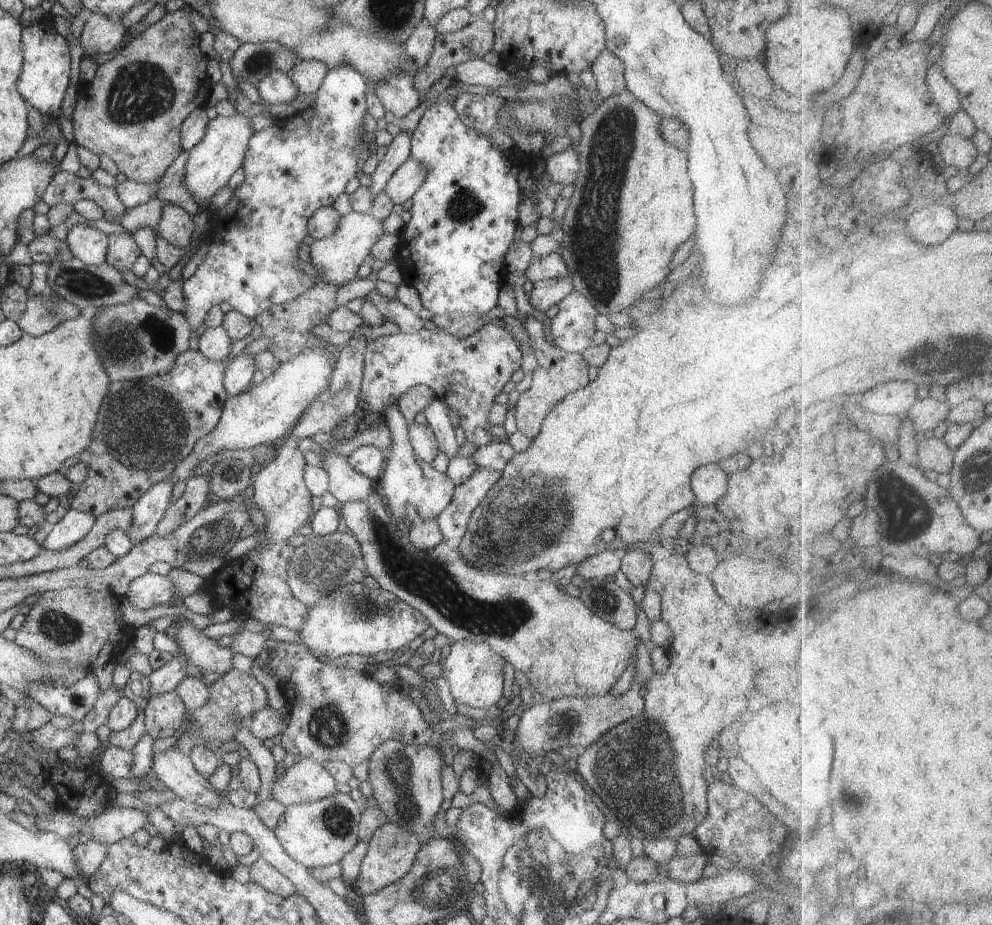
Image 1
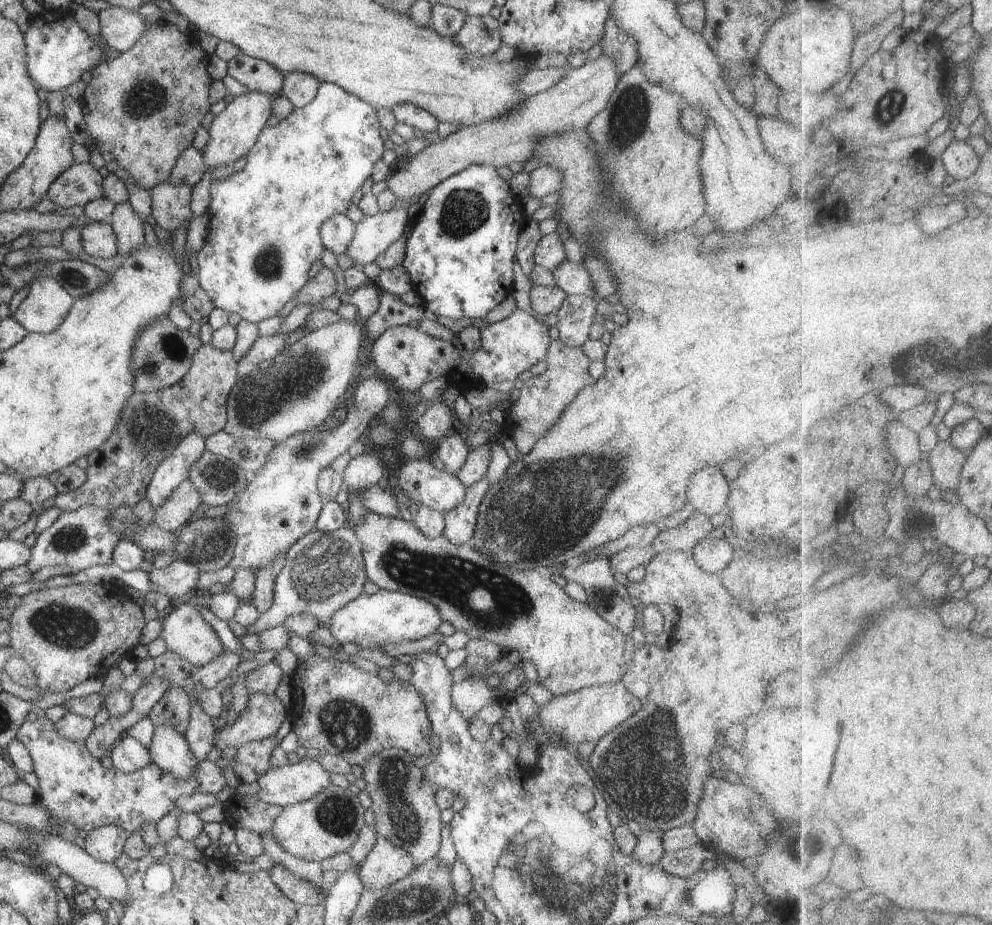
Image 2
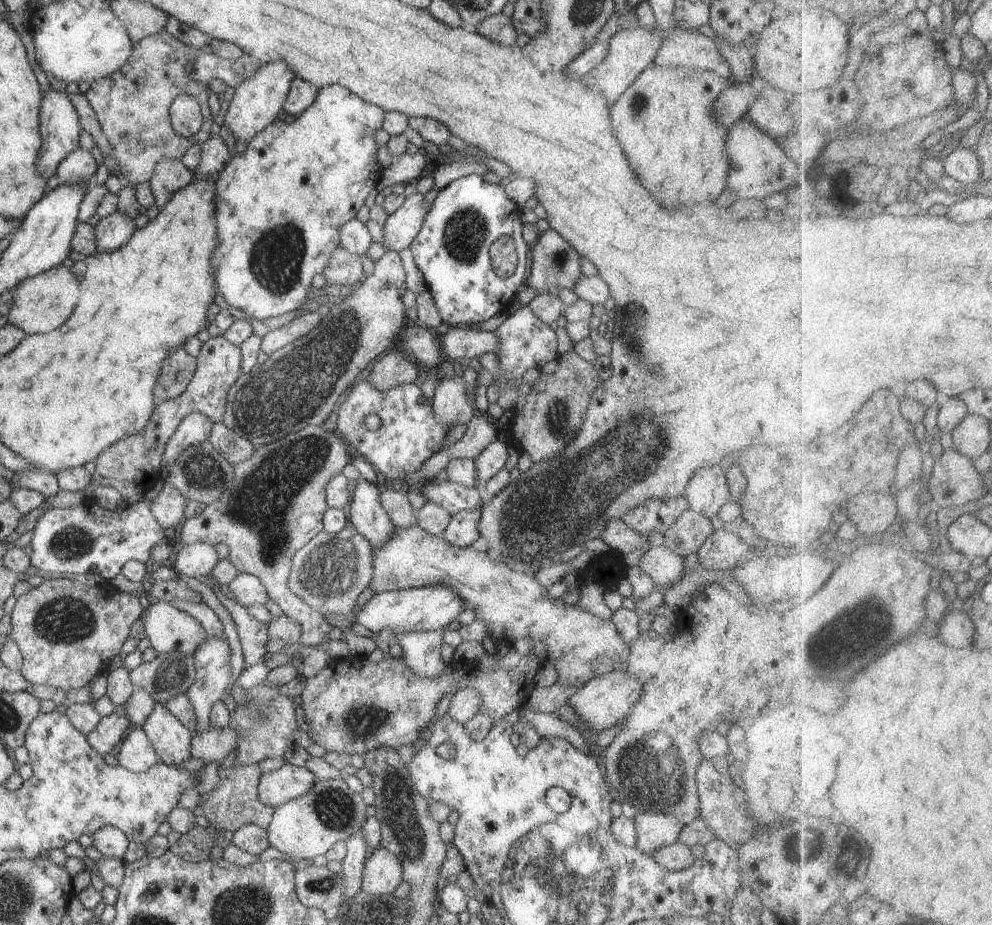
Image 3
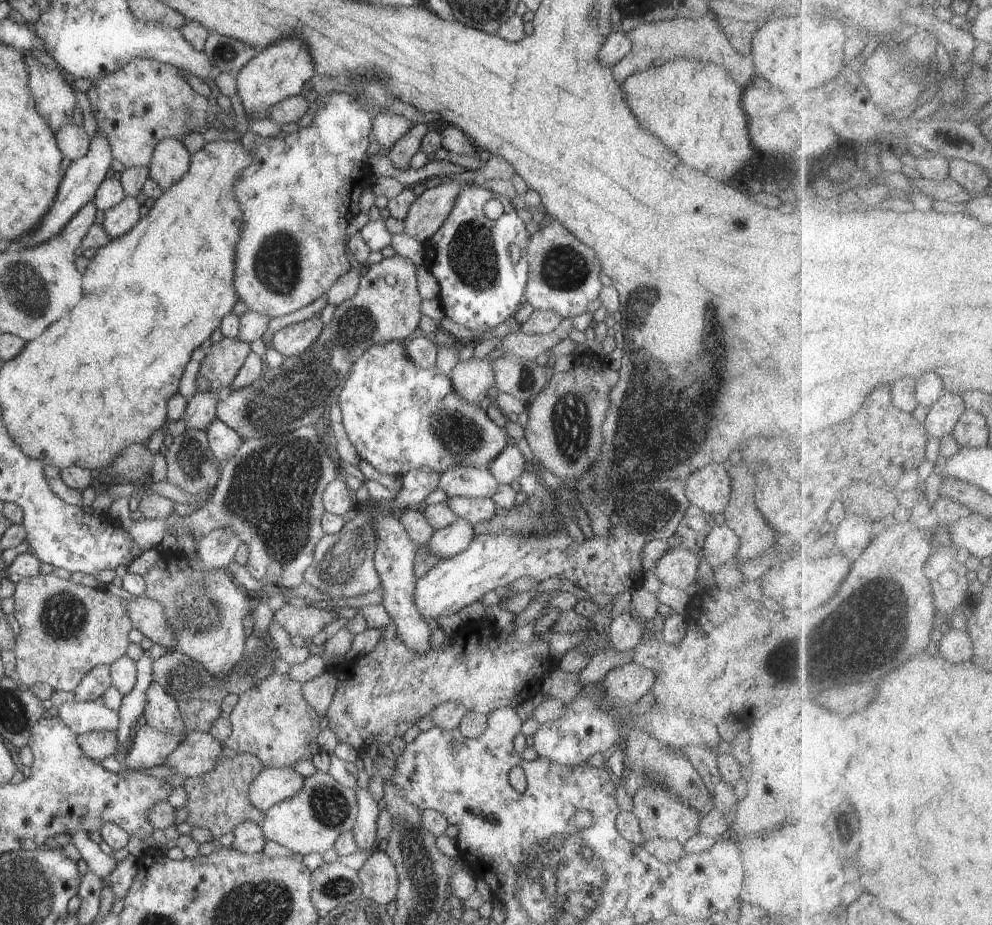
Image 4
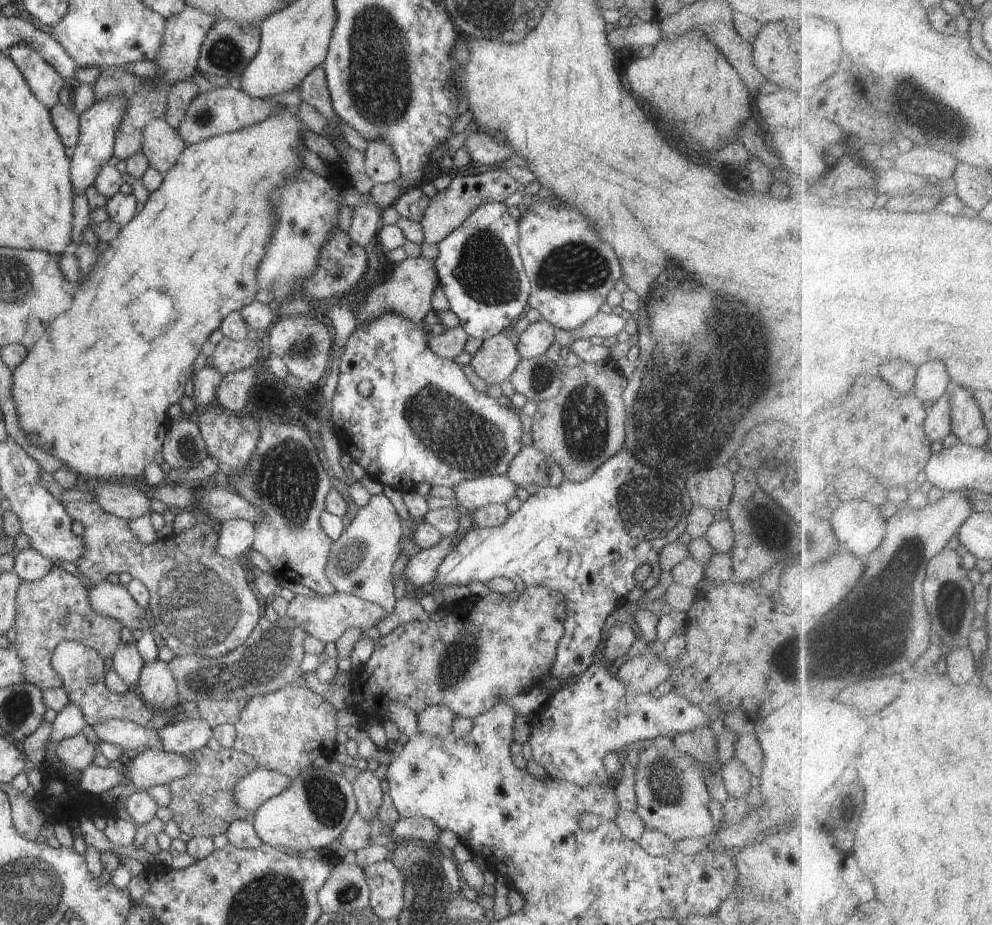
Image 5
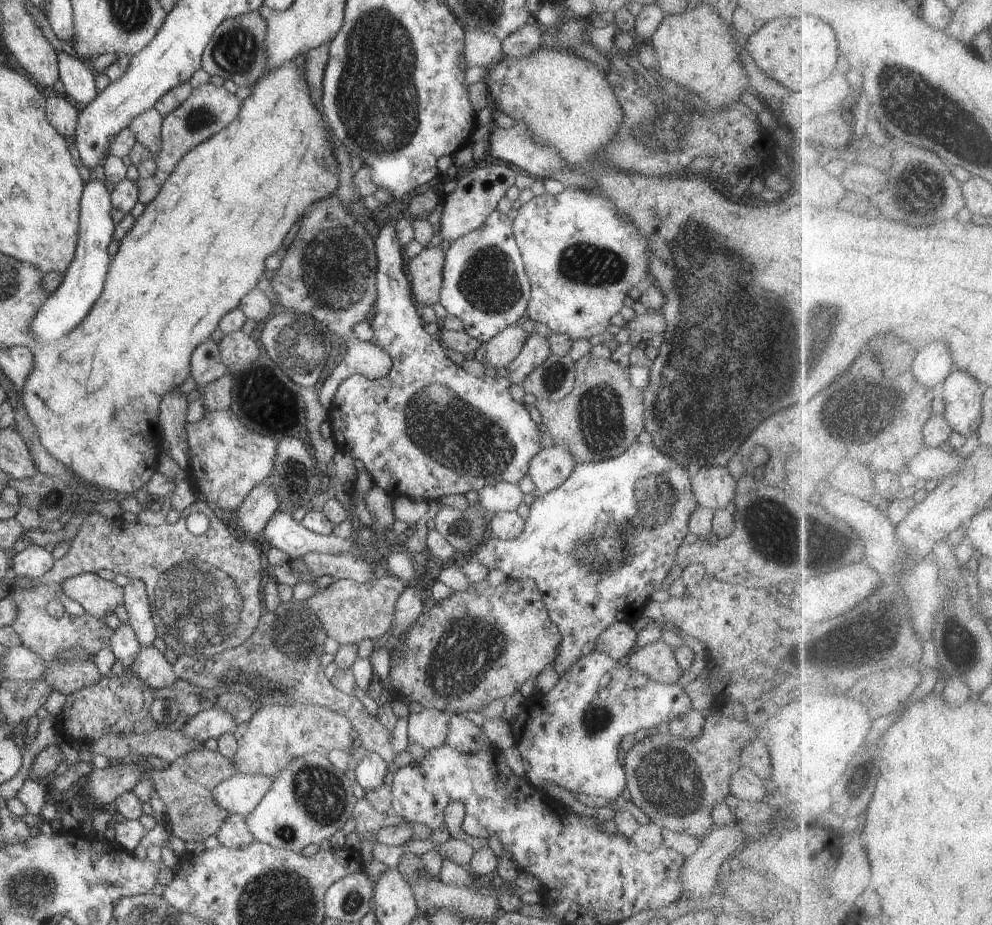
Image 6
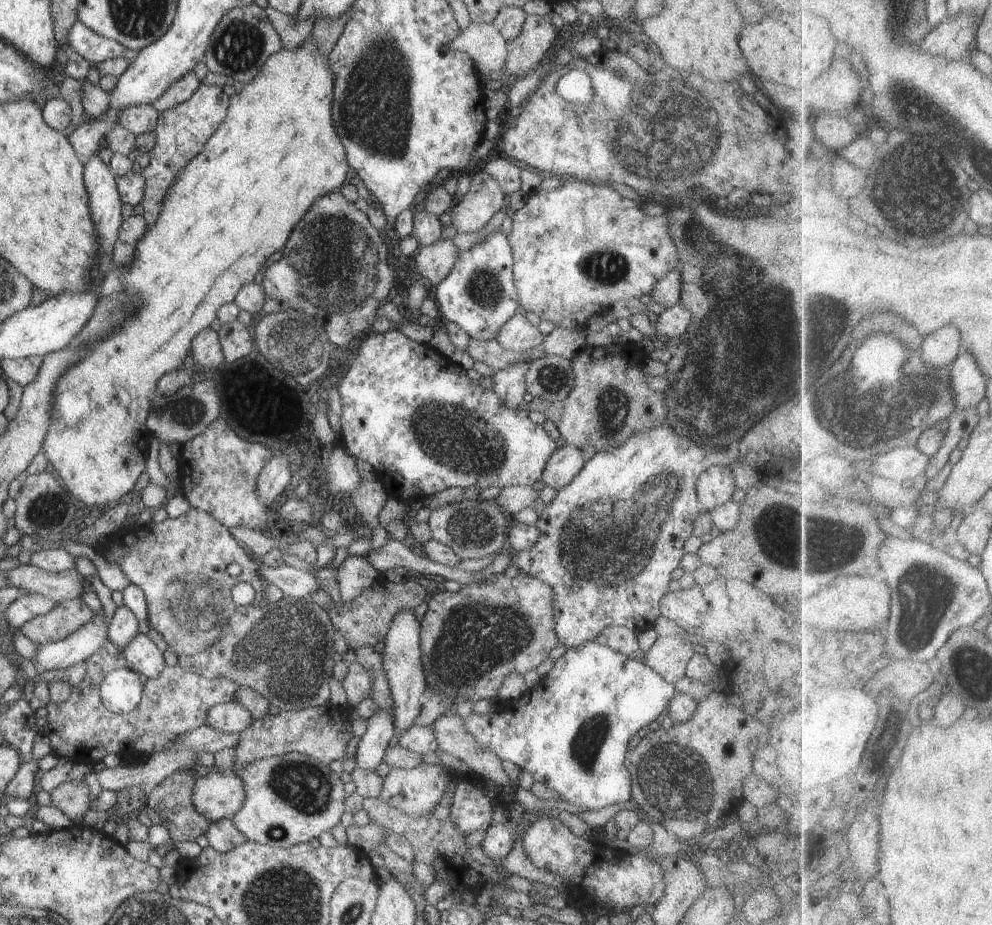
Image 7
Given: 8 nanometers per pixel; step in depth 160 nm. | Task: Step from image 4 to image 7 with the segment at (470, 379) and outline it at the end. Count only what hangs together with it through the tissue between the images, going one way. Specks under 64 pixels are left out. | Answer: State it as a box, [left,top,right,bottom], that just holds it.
[495,311,545,352]

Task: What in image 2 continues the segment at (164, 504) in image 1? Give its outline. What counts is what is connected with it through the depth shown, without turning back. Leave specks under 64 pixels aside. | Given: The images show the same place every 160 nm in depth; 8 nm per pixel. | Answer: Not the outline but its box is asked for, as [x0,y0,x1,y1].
[145,433,206,510]

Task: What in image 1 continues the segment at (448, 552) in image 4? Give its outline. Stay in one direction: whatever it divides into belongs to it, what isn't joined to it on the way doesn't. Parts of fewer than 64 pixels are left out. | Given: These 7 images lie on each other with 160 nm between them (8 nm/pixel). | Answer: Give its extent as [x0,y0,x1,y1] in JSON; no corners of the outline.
[436,466,502,540]

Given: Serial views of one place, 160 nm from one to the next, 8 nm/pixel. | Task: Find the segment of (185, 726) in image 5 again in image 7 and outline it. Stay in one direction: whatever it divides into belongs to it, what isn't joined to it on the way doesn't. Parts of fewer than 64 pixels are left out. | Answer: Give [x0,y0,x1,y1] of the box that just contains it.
[206,701,253,734]

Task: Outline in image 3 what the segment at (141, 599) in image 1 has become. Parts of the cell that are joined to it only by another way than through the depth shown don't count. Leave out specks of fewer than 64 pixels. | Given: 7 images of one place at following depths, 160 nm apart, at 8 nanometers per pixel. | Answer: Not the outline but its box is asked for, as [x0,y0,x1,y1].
[170,543,220,579]

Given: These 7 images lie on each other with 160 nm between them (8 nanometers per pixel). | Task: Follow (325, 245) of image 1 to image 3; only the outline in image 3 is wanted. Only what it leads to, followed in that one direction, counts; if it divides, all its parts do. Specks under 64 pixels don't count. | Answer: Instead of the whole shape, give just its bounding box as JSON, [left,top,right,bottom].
[381,193,430,251]

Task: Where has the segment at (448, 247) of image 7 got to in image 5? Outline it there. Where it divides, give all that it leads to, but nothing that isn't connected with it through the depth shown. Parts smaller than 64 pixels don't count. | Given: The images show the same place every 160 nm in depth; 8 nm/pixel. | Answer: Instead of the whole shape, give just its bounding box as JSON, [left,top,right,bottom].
[353,258,438,327]

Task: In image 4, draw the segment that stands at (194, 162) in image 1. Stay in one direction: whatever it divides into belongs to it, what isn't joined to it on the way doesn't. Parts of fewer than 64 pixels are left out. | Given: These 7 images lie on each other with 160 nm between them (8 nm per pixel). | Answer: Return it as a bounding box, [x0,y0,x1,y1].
[234,38,316,119]

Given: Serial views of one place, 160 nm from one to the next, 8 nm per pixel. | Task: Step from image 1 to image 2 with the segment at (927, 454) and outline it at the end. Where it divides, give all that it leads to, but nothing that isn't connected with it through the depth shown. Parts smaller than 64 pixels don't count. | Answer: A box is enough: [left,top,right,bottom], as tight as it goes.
[926,438,969,494]

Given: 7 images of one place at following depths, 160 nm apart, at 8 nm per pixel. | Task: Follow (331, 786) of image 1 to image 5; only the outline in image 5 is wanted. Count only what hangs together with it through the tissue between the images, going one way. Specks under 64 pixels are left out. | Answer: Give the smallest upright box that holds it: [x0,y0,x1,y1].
[234,768,291,813]

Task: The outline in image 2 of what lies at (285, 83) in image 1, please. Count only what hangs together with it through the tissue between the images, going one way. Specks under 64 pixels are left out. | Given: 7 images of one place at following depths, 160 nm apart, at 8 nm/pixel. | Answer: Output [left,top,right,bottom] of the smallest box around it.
[227,54,285,97]

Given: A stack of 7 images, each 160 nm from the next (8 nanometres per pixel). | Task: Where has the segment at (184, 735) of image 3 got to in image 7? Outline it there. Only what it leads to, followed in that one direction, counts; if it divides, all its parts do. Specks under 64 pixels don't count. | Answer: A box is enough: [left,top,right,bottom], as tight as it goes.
[120,634,166,678]

